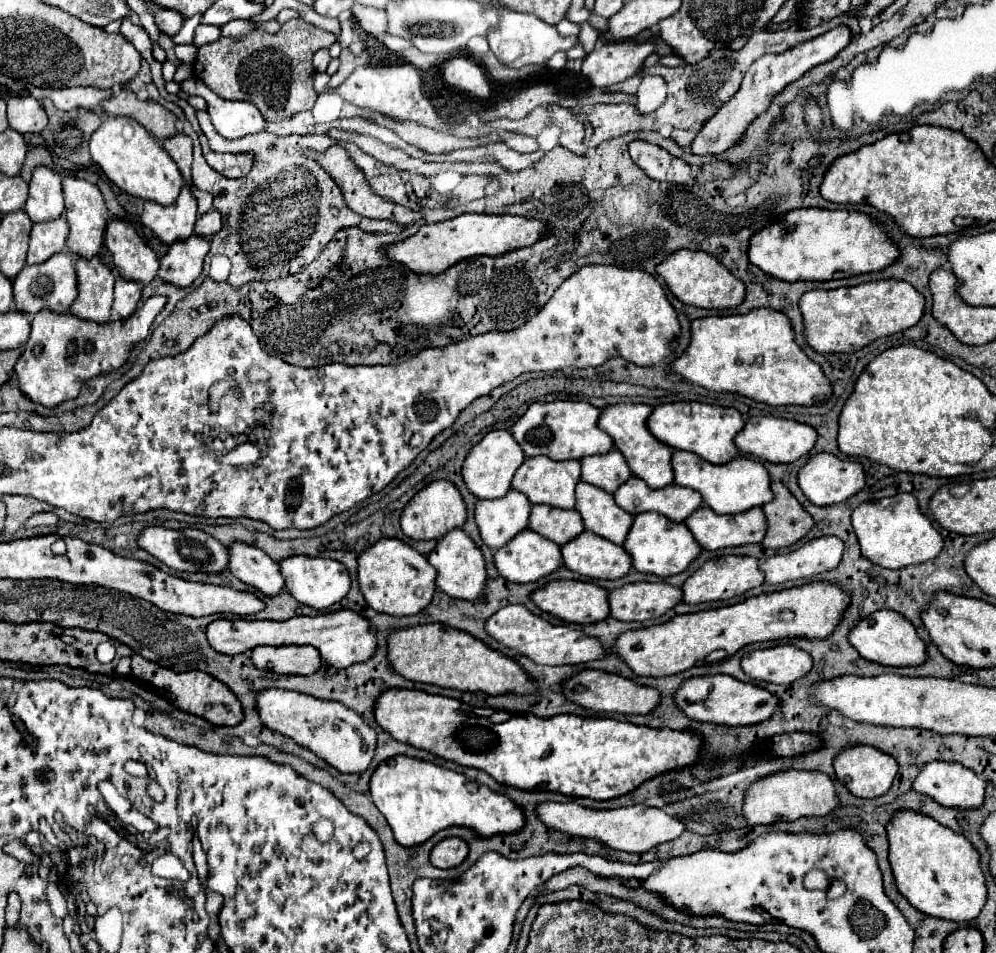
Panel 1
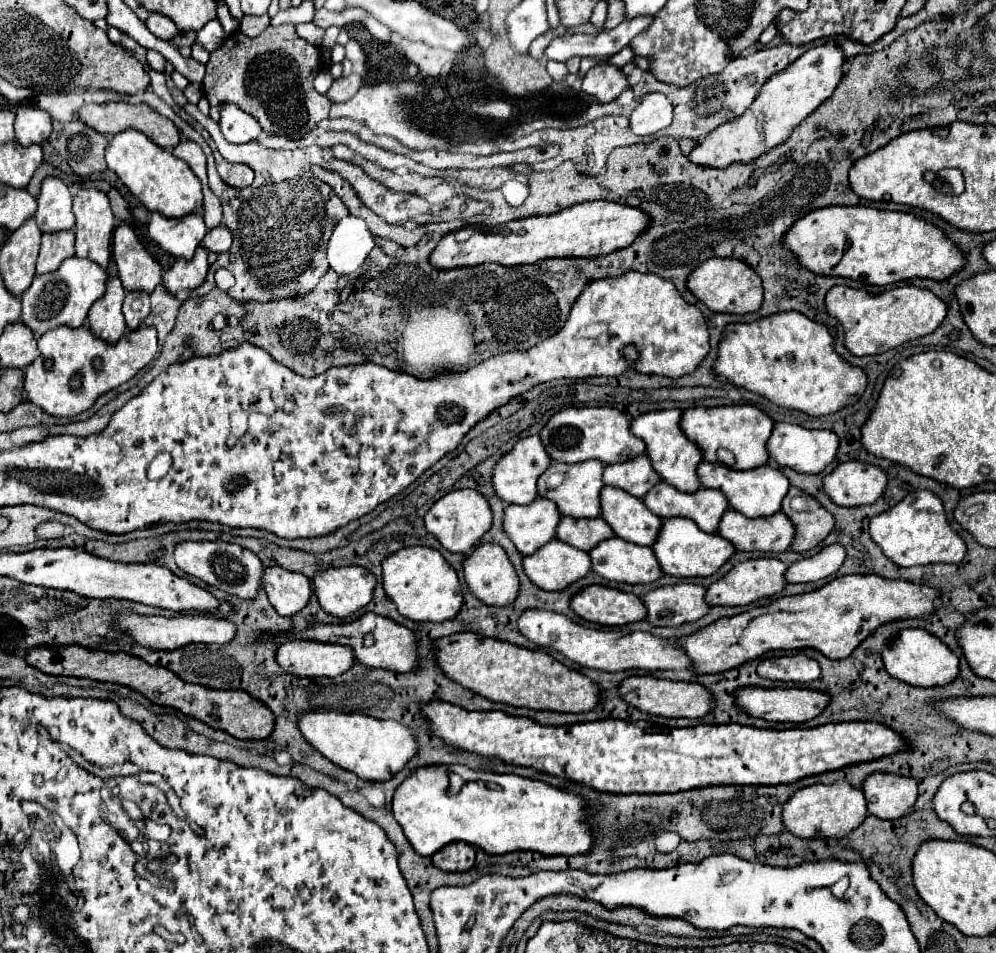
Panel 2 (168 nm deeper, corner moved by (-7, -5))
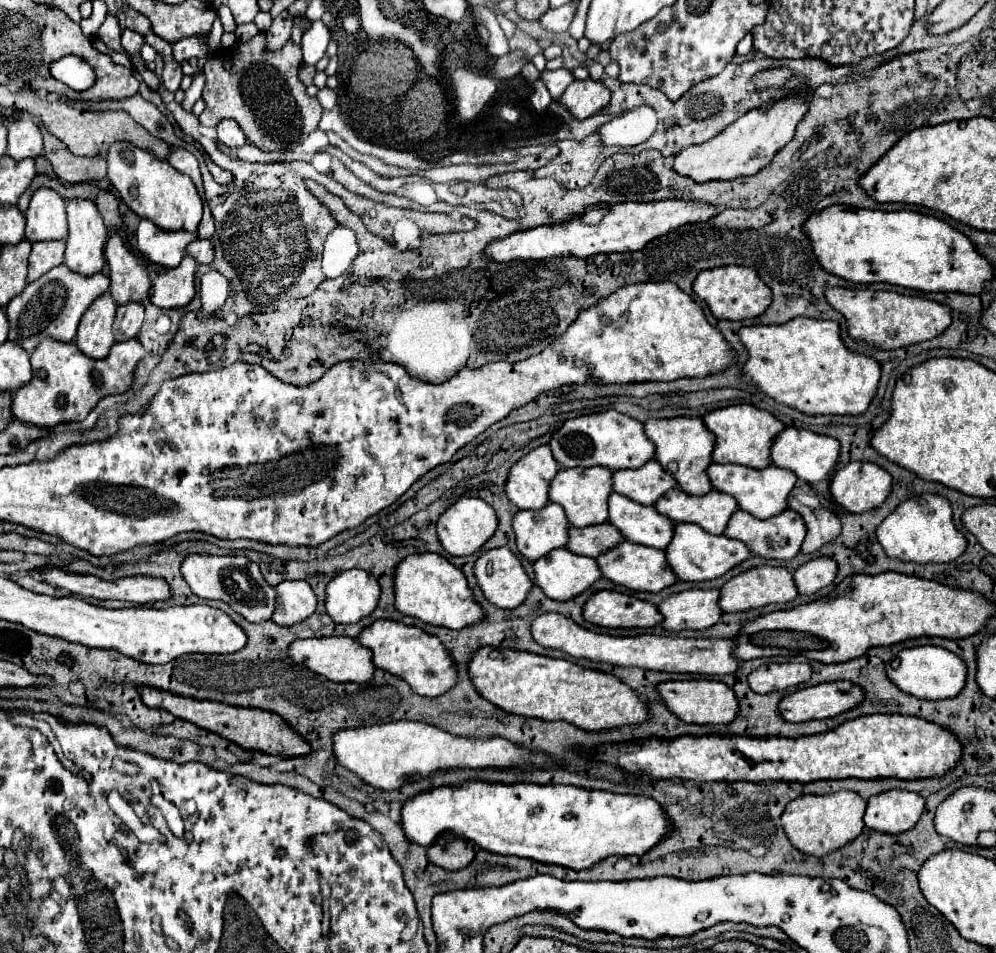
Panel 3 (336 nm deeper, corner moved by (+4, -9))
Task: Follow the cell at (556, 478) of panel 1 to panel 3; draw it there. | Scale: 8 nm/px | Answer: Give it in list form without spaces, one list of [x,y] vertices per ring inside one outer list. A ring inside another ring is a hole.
[[[605,467],[561,469],[549,487],[549,499],[565,509],[573,527],[589,527],[595,523],[605,523],[609,519],[607,499],[611,493],[613,493],[613,471]]]

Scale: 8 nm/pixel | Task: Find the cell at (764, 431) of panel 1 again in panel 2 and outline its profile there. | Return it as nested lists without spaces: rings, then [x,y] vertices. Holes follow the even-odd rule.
[[[776,423],[772,435],[766,443],[770,459],[774,459],[782,467],[790,467],[798,473],[820,473],[826,465],[832,463],[838,449],[838,435],[834,431],[816,431],[804,429],[792,423]]]

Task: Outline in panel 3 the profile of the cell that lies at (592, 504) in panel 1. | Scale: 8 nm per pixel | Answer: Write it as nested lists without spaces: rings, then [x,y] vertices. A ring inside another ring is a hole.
[[[613,493],[609,497],[609,523],[613,523],[627,541],[667,549],[673,539],[673,519],[661,515],[653,505],[641,505],[625,495]]]

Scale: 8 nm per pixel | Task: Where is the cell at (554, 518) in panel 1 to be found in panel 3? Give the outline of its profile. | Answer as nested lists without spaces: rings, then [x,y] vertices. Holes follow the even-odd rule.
[[[611,523],[603,525],[591,525],[585,529],[573,527],[569,531],[569,545],[567,549],[575,555],[587,555],[587,557],[599,557],[613,549],[615,545],[623,543],[625,537],[621,537],[621,531],[613,527]]]

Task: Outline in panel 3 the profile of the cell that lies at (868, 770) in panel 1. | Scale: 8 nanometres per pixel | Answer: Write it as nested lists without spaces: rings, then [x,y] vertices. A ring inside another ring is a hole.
[[[885,791],[873,795],[867,801],[865,827],[879,833],[905,833],[921,819],[925,811],[925,799],[911,791]]]

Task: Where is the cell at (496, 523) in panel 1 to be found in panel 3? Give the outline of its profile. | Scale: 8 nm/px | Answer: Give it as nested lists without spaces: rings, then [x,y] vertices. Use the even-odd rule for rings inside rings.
[[[549,503],[537,511],[519,511],[513,519],[517,547],[521,555],[531,561],[565,547],[569,541],[569,527],[571,523],[565,517],[565,509],[557,503]]]

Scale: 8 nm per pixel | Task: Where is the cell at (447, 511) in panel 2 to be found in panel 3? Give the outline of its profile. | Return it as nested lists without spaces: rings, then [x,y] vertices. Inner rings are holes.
[[[463,497],[441,515],[437,521],[437,533],[449,555],[473,555],[495,535],[497,525],[497,513],[489,503],[481,501],[479,497]]]

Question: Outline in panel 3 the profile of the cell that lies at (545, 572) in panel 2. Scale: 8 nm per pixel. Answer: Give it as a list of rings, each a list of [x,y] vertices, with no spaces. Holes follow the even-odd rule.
[[[569,549],[551,551],[535,561],[533,569],[535,583],[555,601],[569,601],[603,577],[595,559],[575,555]]]

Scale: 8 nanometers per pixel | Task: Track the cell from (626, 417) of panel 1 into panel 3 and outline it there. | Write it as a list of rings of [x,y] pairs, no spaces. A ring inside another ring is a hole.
[[[675,417],[675,419],[649,419],[645,433],[657,447],[655,459],[677,479],[679,487],[689,495],[705,495],[713,489],[705,469],[713,463],[711,453],[715,447],[715,435],[705,427],[701,419]]]

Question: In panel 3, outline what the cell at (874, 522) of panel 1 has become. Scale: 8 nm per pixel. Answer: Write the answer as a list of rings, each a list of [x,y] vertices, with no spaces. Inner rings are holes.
[[[925,493],[903,501],[879,527],[877,539],[889,557],[913,563],[949,563],[955,561],[965,549],[967,539],[953,523],[951,503],[933,493]]]

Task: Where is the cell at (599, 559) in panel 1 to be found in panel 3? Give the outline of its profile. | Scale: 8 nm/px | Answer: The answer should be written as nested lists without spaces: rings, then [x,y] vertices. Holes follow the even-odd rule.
[[[629,541],[603,553],[601,557],[597,557],[597,563],[599,563],[605,579],[609,579],[617,585],[623,585],[627,589],[633,589],[633,591],[657,593],[665,587],[671,587],[677,581],[677,575],[673,573],[673,569],[669,569],[669,563],[665,563],[665,551],[637,545],[637,543],[629,543]]]

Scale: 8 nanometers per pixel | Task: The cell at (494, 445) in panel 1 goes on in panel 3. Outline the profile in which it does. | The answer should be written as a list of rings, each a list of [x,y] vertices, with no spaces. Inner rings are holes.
[[[541,445],[519,459],[507,479],[507,497],[519,509],[541,509],[549,503],[549,481],[557,475],[559,465],[549,449]]]

